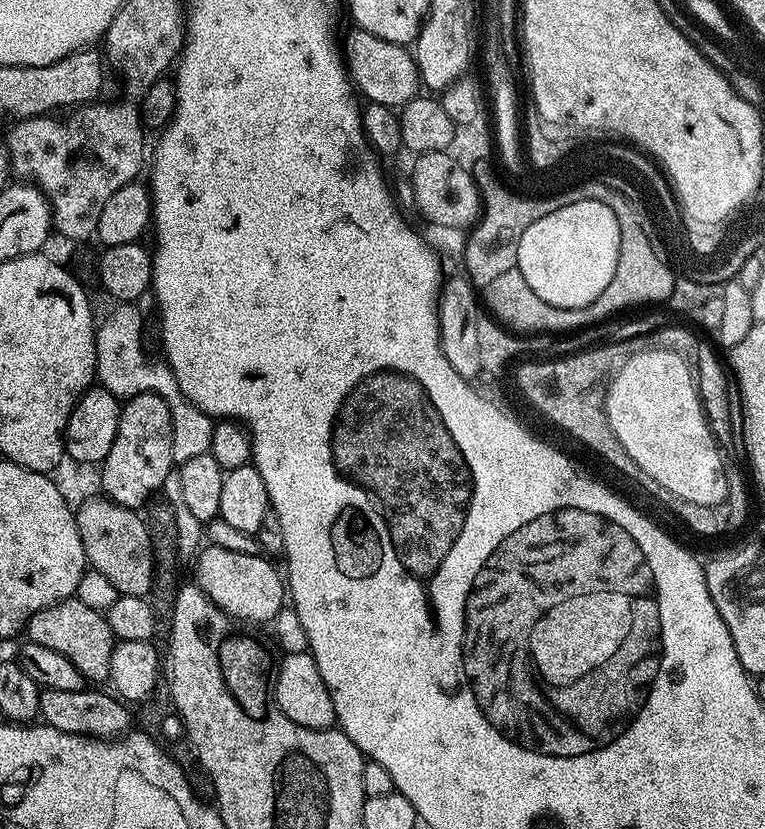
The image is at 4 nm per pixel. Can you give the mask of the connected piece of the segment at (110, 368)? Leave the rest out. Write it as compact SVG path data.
M117 303L115 307L104 321L96 324L96 380L99 387L118 398L157 391L156 380L166 376L166 372L163 367L155 368L144 353L144 316L135 303Z

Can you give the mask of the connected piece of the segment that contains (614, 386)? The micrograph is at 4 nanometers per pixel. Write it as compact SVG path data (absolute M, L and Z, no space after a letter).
M649 346L645 352L633 351L608 381L604 413L626 454L630 454L658 486L666 486L666 490L678 494L678 498L698 502L698 506L727 501L725 457L716 449L696 377L685 357L655 346Z

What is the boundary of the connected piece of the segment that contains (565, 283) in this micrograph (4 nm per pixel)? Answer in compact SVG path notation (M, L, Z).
M597 200L580 201L572 206L563 206L562 210L555 210L526 226L518 242L516 267L520 269L522 278L526 278L530 290L534 290L542 302L550 302L550 306L555 308L581 308L590 306L590 302L594 302L594 298L610 286L610 278L614 278L614 270L618 266L619 253L620 230L614 210Z

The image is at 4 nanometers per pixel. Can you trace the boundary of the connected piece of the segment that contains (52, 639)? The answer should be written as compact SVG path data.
M75 598L63 600L54 606L46 606L46 610L38 610L38 614L31 616L28 620L26 636L31 643L47 646L50 650L58 650L62 658L70 658L70 662L78 666L85 681L108 680L110 654L117 639L110 630L105 613L90 610L90 606L82 606L82 602Z

